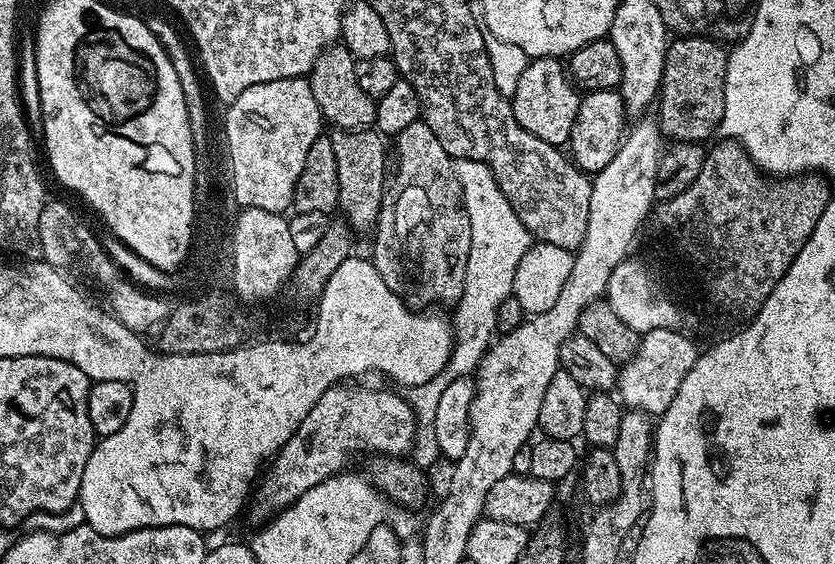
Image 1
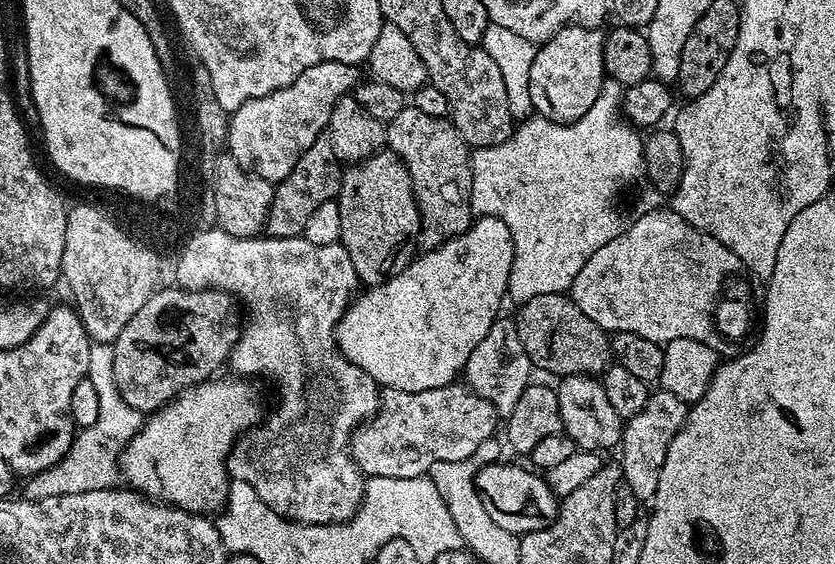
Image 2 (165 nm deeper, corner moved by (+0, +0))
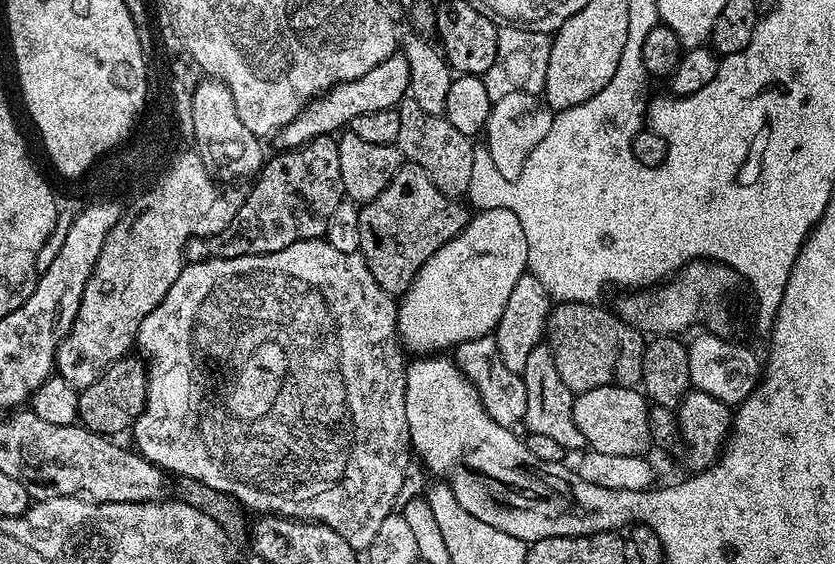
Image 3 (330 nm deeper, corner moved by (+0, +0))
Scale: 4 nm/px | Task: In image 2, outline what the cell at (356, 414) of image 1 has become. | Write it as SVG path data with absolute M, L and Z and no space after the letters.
M464 382L421 392L388 390L370 419L352 433L352 461L365 477L418 478L431 473L434 462L460 462L497 435L496 408Z

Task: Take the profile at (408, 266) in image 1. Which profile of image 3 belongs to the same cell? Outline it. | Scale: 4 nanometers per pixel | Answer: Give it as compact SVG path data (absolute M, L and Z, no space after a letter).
M411 98L404 99L398 111L402 127L398 130L395 145L400 149L401 157L422 166L444 196L463 197L470 186L470 173L474 167L474 144L470 137L462 134L462 130L454 130L444 115L426 114L426 110Z

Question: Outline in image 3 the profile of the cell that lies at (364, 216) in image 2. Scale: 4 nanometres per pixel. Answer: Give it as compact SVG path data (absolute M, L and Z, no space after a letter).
M404 162L390 186L386 186L378 198L361 207L359 253L382 290L394 298L403 294L414 282L421 266L468 225L470 213L460 203L459 199L444 196L422 166Z

